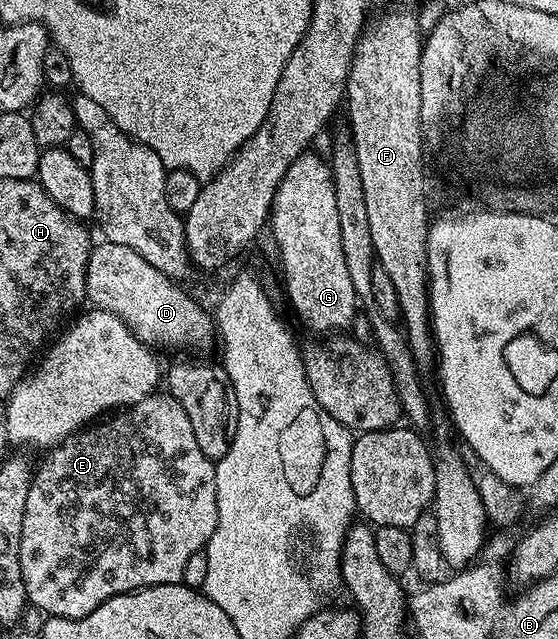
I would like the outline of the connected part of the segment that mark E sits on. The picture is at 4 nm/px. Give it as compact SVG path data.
M155 392L110 417L95 421L78 433L68 435L57 446L49 447L45 451L46 459L37 463L34 479L28 488L28 504L24 504L24 532L20 532L20 572L24 572L24 588L29 605L43 610L43 615L51 618L83 618L96 612L100 604L117 594L142 590L145 586L179 585L188 559L193 554L205 551L212 532L216 532L218 505L215 463L204 456L204 452L200 452L200 444L196 444L196 436L192 432L192 420L188 420L188 415L177 400L169 392Z

